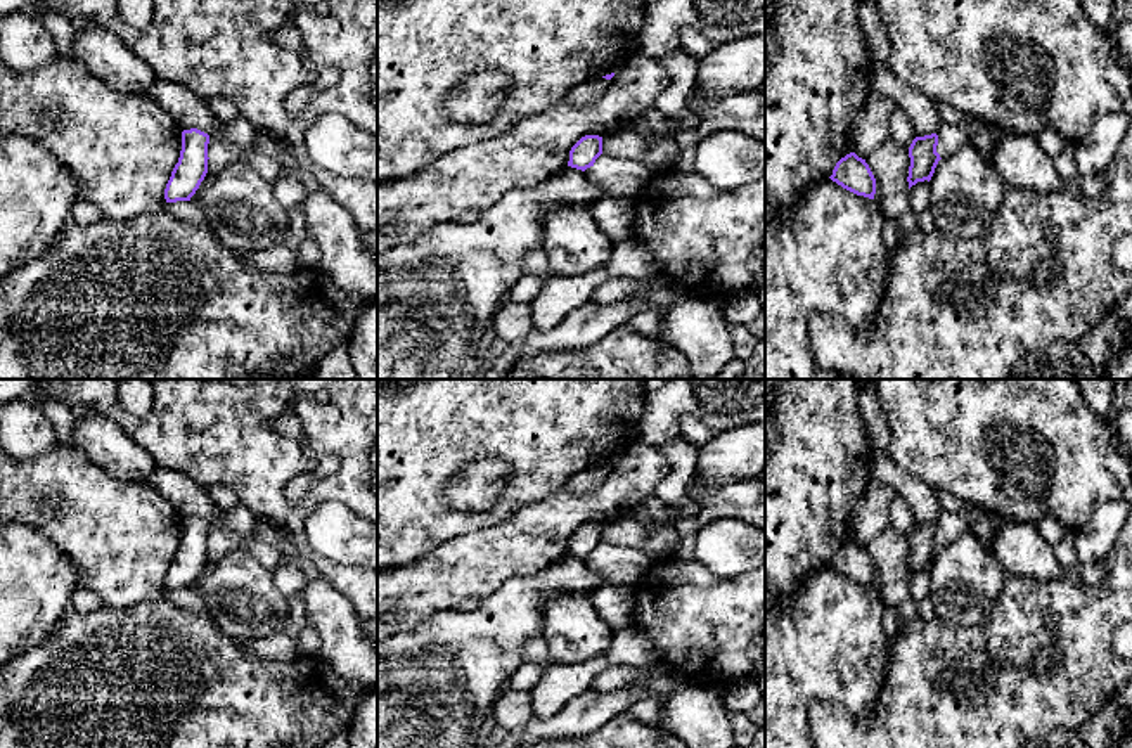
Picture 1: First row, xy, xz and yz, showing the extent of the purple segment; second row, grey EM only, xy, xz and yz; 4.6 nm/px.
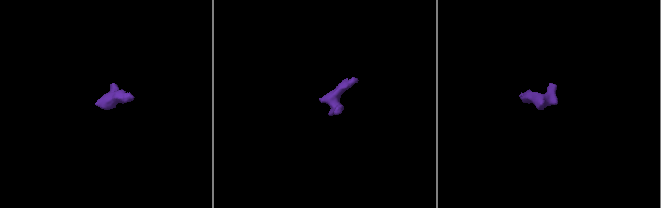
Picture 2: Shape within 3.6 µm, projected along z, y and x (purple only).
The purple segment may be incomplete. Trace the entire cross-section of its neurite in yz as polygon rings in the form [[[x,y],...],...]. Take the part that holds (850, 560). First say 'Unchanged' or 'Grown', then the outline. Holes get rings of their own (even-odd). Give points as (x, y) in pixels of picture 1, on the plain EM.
Unchanged. [[[855,540],[841,545],[829,566],[857,584],[874,587],[876,566],[865,547],[859,545]]]

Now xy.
Unchanged. [[[197,518],[182,519],[182,538],[164,577],[166,590],[190,589],[208,561],[209,523]]]

